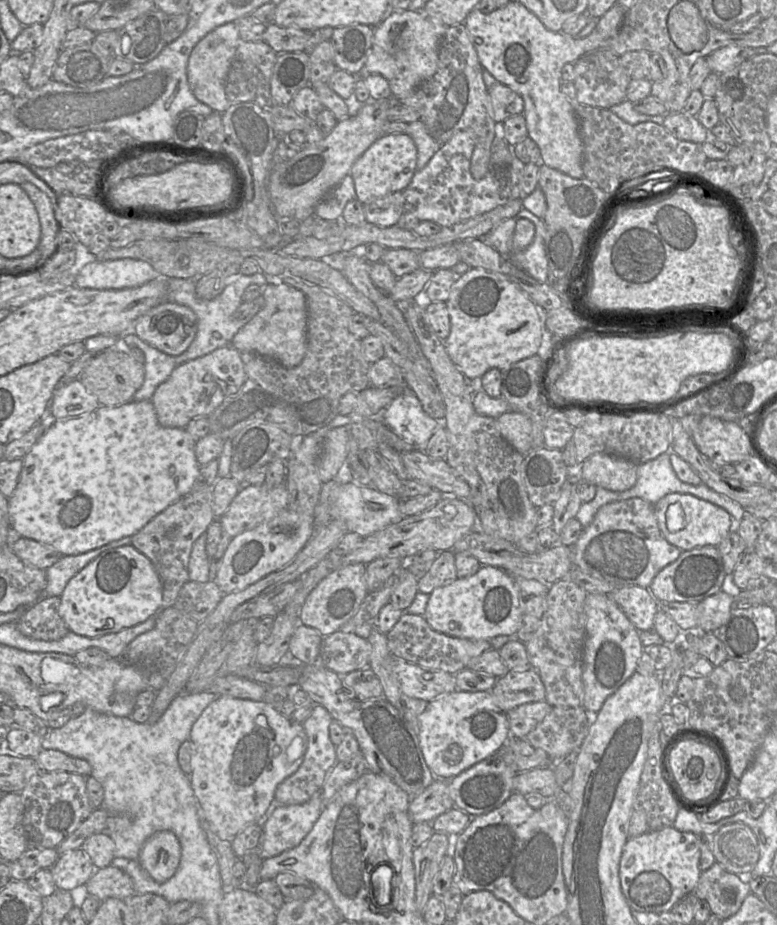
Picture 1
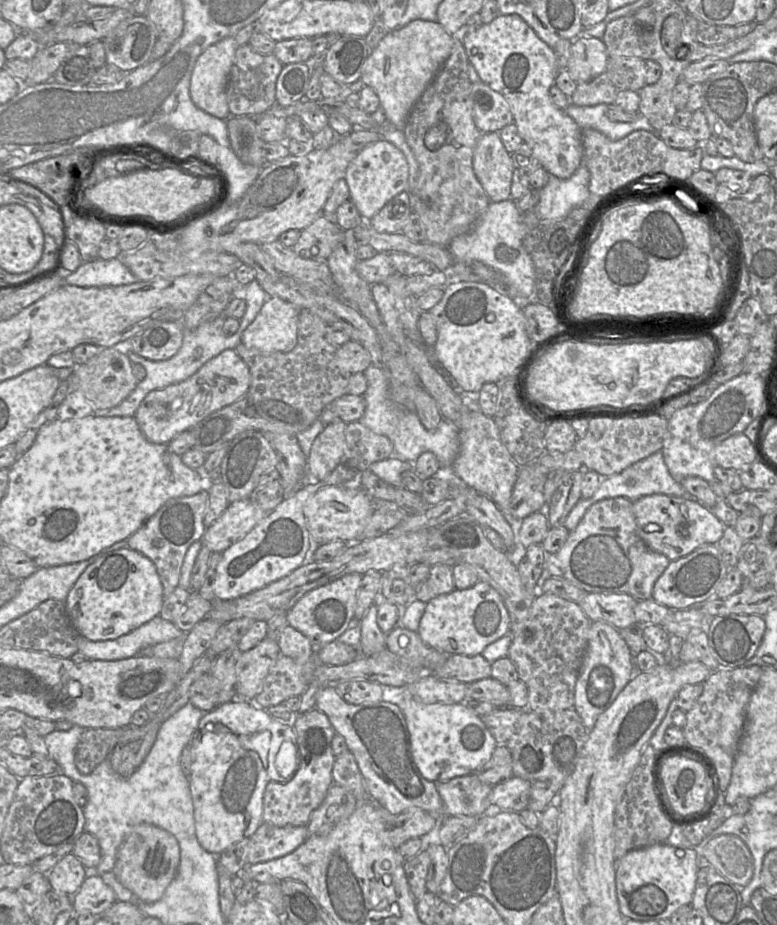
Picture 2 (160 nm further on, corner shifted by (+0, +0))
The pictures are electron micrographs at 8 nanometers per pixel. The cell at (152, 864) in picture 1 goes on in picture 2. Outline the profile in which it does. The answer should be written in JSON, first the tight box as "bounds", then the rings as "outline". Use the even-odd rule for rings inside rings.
{"bounds":[112,823,180,903],"outline":[[[141,823],[131,829],[120,845],[112,872],[139,899],[152,903],[163,896],[176,875],[179,862],[180,848],[176,838],[155,825]]]}

